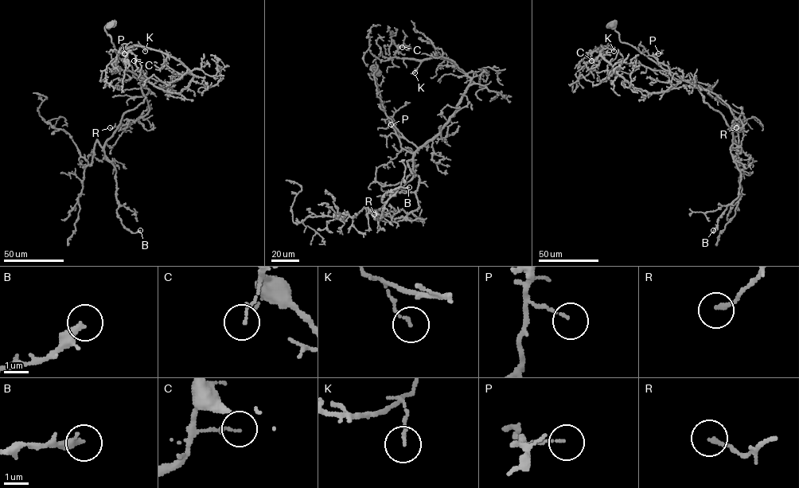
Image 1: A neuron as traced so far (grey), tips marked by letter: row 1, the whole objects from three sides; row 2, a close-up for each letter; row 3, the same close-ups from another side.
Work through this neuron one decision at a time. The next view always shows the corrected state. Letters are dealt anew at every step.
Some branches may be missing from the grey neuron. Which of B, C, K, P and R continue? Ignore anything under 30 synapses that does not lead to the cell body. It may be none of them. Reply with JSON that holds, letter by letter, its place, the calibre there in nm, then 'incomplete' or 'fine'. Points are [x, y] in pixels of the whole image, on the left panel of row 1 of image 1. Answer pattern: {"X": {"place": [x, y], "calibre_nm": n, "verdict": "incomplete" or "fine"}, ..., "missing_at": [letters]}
{"B": {"place": [140, 230], "calibre_nm": 240, "verdict": "fine"}, "C": {"place": [134, 60], "calibre_nm": 100, "verdict": "fine"}, "K": {"place": [145, 51], "calibre_nm": 110, "verdict": "fine"}, "P": {"place": [124, 53], "calibre_nm": 80, "verdict": "fine"}, "R": {"place": [110, 127], "calibre_nm": 170, "verdict": "fine"}, "missing_at": []}

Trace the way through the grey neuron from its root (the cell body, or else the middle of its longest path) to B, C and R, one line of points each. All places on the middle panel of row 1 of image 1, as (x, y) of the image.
B: (376, 72), (415, 177), (367, 208), (380, 219), (383, 194), (409, 187)
C: (376, 72), (368, 74), (382, 109), (401, 146), (415, 153), (471, 79), (442, 58), (397, 58), (402, 47)
R: (376, 72), (368, 74), (376, 80), (382, 109), (401, 146), (413, 154), (419, 207), (408, 213), (374, 214)

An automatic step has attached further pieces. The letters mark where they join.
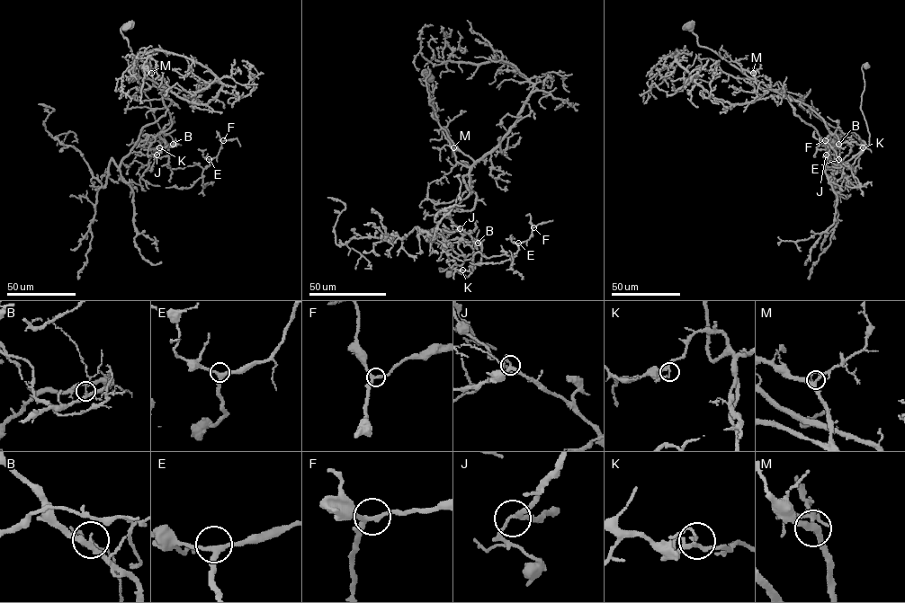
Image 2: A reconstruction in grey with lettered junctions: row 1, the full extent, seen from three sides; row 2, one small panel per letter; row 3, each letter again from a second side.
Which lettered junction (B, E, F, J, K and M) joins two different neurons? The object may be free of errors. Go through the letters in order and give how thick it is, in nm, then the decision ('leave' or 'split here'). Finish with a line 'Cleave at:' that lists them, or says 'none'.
B: 170 nm thick; split here
E: 220 nm thick; leave
F: 240 nm thick; leave
J: 180 nm thick; leave
K: 100 nm thick; leave
M: 200 nm thick; leave
Cleave at: B

